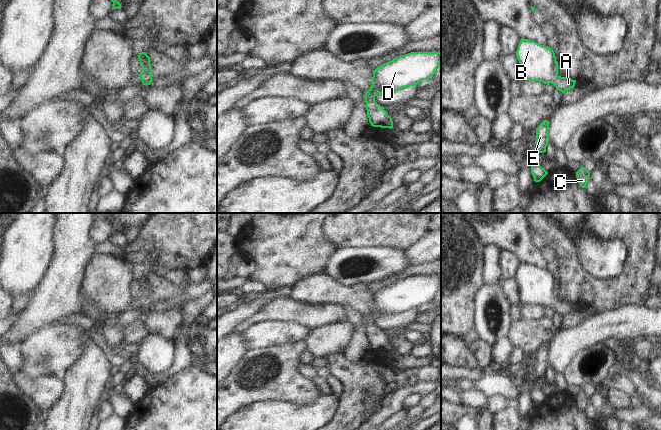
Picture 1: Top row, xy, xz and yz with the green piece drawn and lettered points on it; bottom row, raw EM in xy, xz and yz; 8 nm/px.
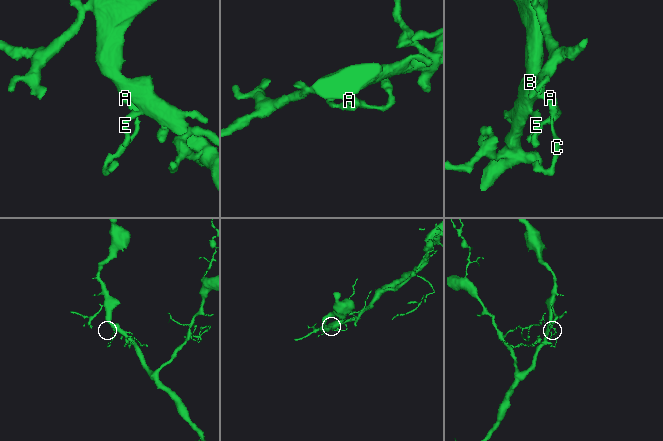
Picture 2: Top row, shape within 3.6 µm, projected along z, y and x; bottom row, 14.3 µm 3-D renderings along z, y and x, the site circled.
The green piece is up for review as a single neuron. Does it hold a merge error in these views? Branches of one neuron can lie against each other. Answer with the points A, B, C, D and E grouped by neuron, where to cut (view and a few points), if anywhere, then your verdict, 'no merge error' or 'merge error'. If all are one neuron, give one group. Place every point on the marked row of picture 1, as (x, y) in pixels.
A B C D E; no cut; no merge error

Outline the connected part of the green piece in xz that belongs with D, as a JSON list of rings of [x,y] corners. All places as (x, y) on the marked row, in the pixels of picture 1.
[[[411,52],[393,60],[382,64],[373,71],[373,77],[371,79],[371,87],[365,92],[365,102],[367,116],[369,122],[373,127],[381,128],[393,128],[393,121],[391,116],[387,114],[383,106],[380,106],[375,101],[375,96],[377,94],[382,94],[392,90],[400,90],[408,86],[416,86],[419,82],[423,80],[429,80],[435,74],[437,68],[441,63],[441,53],[440,52]]]

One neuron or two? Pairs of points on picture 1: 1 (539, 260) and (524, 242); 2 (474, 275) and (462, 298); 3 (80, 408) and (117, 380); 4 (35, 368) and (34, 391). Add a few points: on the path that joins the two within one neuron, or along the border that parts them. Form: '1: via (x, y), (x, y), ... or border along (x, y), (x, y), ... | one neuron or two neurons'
1: via (535, 256), (527, 246) | one neuron
2: via (468, 281), (462, 287), (462, 292) | one neuron
3: border along (115, 372), (109, 386) | two neurons
4: border along (20, 370), (32, 376), (55, 375), (58, 377) | two neurons

